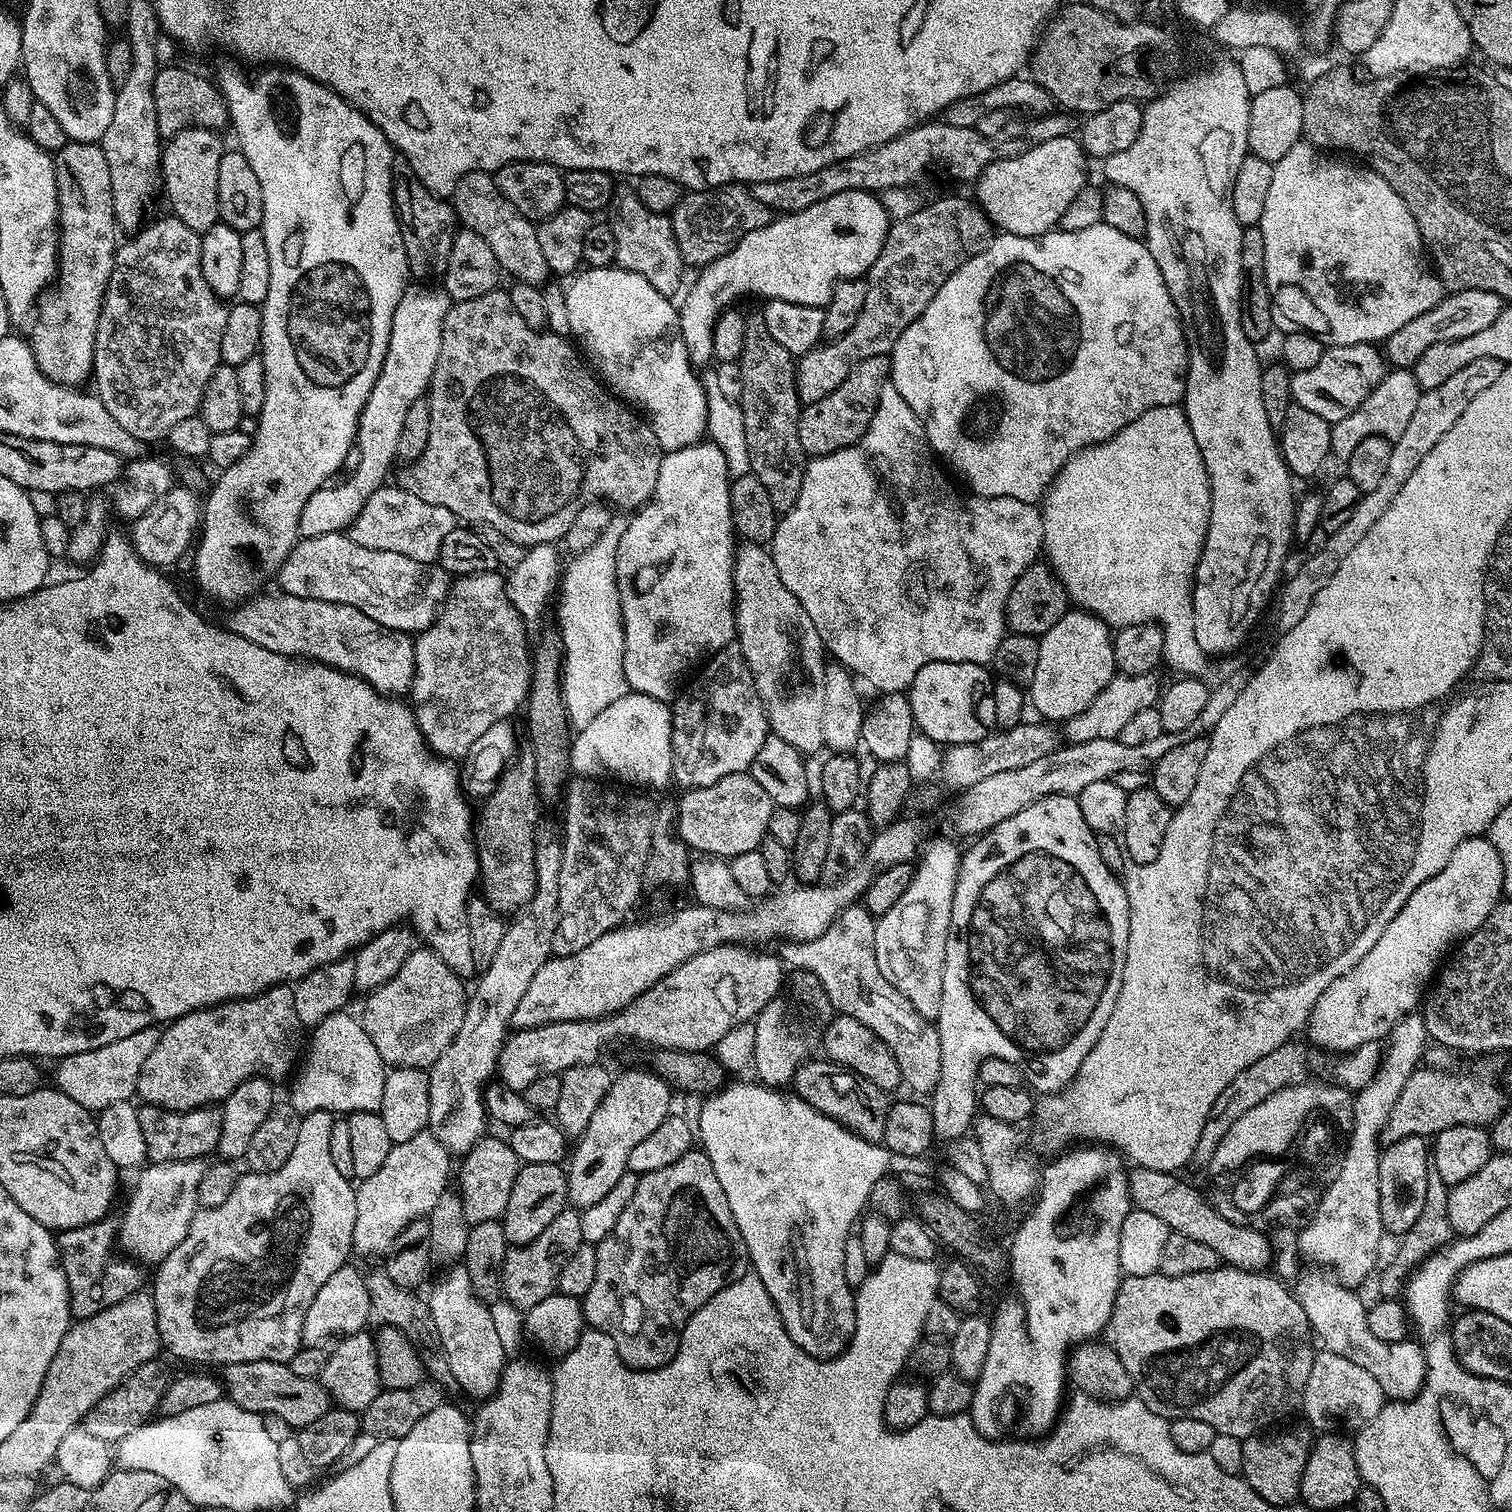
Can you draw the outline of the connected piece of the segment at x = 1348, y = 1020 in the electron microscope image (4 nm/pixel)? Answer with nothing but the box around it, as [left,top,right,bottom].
[1306,836,1503,1054]

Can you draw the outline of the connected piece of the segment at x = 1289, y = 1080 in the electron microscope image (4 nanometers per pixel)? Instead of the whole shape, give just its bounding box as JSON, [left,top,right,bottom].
[1191,1040,1308,1166]

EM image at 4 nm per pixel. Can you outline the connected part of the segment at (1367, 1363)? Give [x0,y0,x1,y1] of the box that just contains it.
[1294,1266,1428,1400]

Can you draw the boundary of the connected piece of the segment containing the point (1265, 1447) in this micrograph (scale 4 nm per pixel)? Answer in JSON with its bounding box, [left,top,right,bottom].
[1241,1430,1312,1504]

